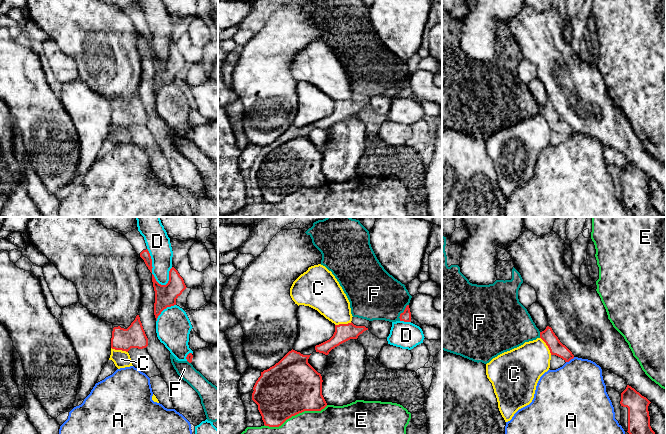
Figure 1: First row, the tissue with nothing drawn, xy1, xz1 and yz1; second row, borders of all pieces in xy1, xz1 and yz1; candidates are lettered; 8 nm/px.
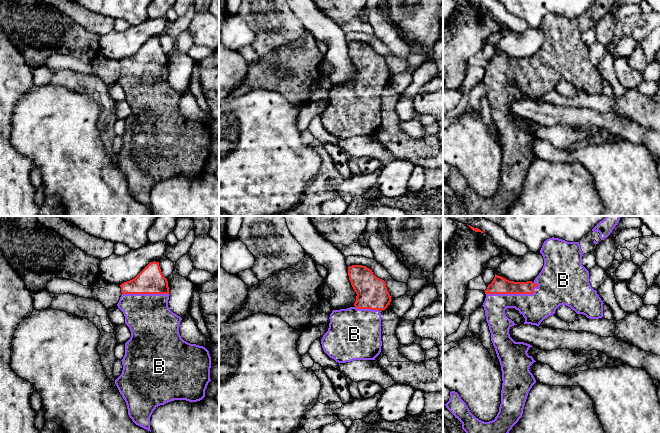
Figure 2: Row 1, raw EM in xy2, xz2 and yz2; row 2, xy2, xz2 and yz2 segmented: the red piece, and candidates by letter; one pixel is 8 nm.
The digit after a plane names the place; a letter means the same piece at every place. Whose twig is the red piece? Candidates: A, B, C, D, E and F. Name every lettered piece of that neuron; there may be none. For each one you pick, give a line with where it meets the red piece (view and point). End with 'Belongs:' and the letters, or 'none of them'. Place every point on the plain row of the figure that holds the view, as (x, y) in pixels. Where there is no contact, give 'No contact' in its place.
B: Touches red at yz2 (514, 69)
Belongs: B

